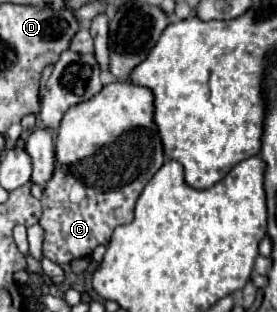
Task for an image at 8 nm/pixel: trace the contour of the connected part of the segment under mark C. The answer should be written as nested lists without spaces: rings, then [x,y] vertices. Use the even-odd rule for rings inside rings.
[[[116,81],[106,85],[92,99],[74,105],[66,111],[56,141],[56,171],[48,181],[42,195],[40,225],[46,231],[44,257],[54,263],[70,263],[74,259],[90,257],[94,247],[108,245],[112,231],[118,225],[126,225],[134,217],[134,203],[140,197],[144,185],[164,165],[164,147],[154,123],[154,93],[148,87],[140,87],[128,81]],[[84,181],[86,195],[76,203],[70,199],[72,185]]]

